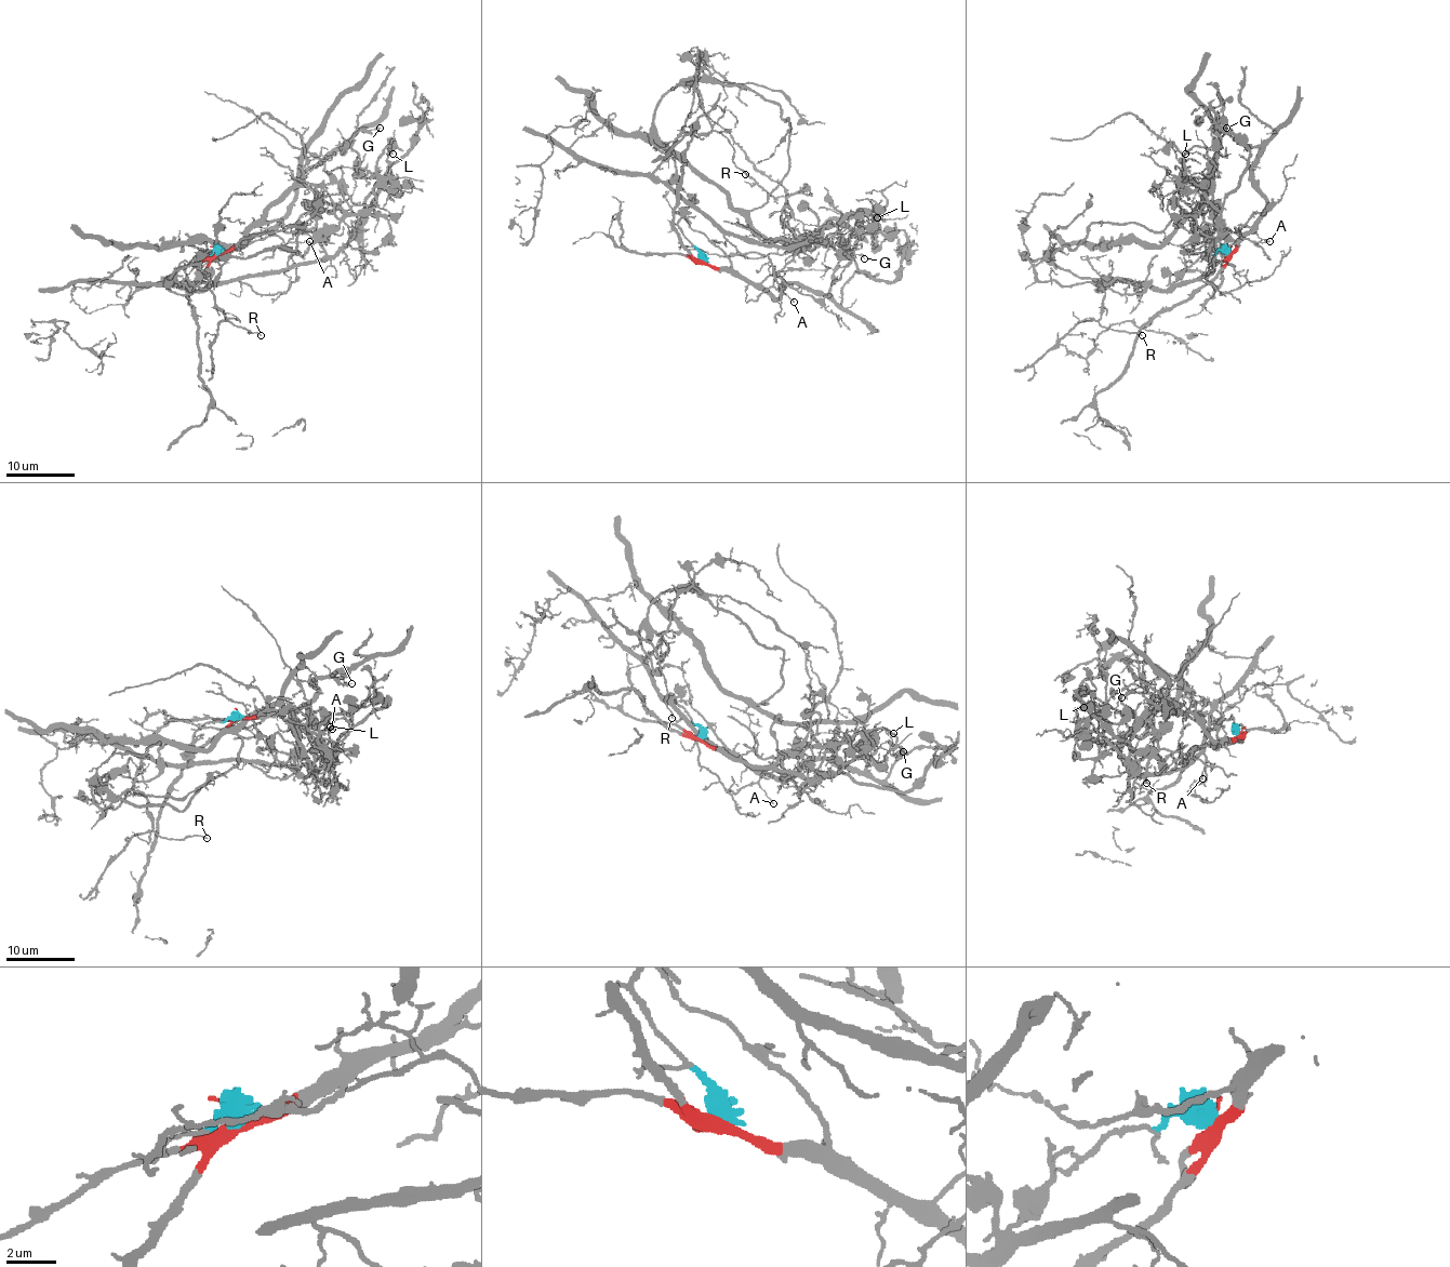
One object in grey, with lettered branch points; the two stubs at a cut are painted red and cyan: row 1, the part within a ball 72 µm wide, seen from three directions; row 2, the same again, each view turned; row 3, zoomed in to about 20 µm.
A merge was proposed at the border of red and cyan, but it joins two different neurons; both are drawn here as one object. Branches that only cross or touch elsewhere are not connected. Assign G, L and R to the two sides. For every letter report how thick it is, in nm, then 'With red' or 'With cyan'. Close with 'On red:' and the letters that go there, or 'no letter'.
G: Thickness 220 nm. With red
L: Thickness 90 nm. With cyan
R: Thickness 170 nm. With cyan
On red: G

